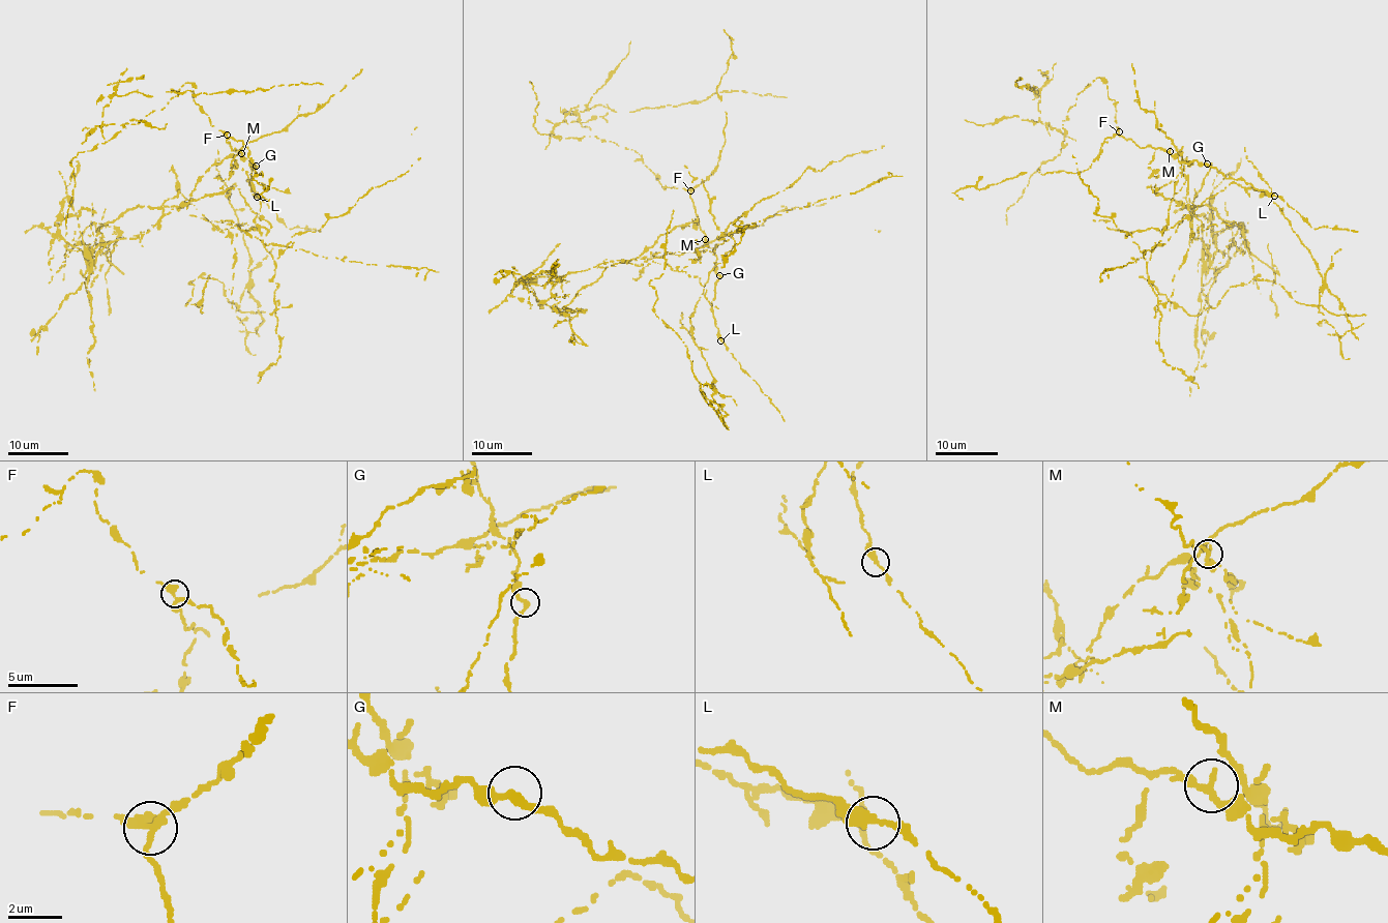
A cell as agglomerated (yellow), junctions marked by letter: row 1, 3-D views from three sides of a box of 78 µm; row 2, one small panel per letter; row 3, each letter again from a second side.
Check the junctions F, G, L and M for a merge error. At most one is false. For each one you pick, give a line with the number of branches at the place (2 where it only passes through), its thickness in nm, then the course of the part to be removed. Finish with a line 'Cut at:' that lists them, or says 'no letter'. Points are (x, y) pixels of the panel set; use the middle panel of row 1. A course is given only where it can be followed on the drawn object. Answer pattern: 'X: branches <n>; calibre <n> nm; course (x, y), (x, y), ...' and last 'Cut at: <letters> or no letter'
M: branches 3; calibre 260 nm; course (706, 239), (698, 251), (735, 240), (690, 317), (713, 387), (653, 307), (674, 210)
Cut at: M

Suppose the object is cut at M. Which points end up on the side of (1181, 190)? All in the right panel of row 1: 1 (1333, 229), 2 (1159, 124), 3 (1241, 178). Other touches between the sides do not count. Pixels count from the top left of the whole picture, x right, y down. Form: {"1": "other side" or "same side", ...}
{"1": "other side", "2": "same side", "3": "other side"}

